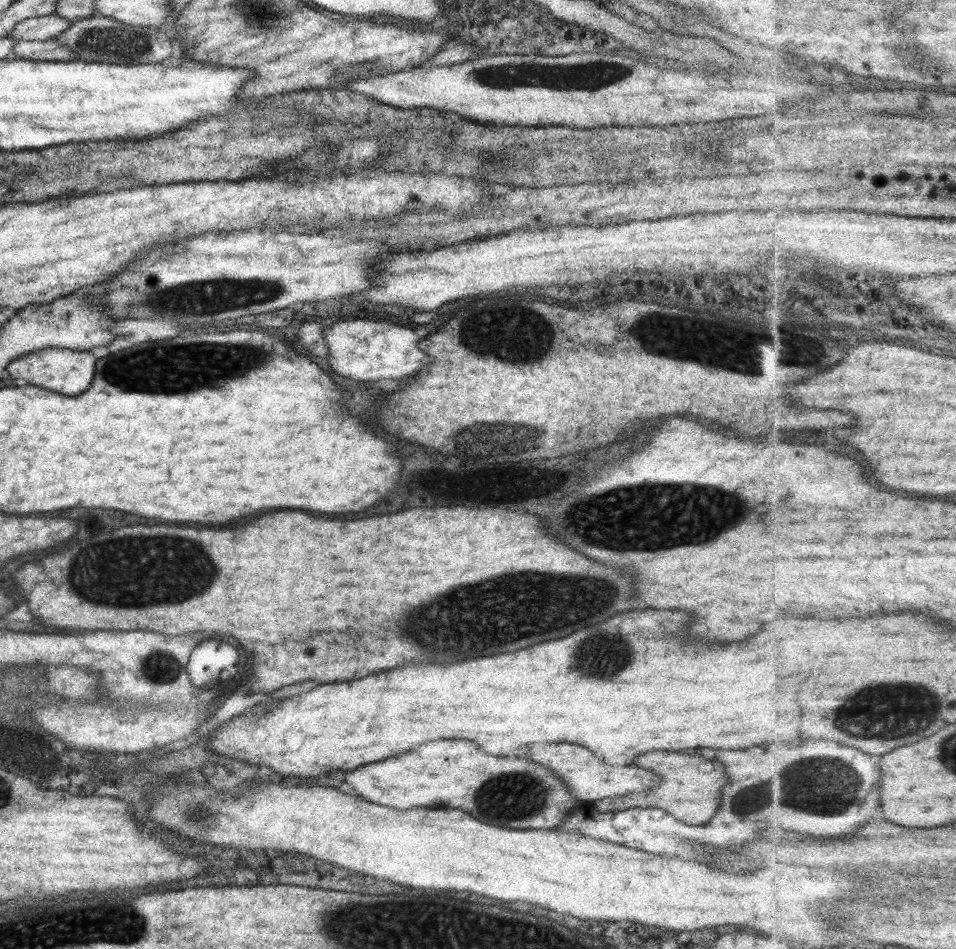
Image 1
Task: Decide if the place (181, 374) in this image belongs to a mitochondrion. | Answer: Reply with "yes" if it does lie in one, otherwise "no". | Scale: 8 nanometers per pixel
yes

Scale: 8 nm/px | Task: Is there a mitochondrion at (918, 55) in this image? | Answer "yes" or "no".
yes

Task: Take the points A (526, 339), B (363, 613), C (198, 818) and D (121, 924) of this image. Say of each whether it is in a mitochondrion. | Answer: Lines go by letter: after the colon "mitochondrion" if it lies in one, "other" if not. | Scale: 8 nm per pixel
A: mitochondrion
B: other
C: mitochondrion
D: mitochondrion

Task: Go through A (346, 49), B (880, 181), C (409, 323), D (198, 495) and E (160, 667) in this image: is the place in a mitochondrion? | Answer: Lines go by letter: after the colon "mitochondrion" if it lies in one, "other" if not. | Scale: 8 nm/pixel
A: other
B: other
C: other
D: other
E: mitochondrion

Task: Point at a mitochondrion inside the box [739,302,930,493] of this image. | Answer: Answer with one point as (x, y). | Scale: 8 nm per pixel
(789, 345)

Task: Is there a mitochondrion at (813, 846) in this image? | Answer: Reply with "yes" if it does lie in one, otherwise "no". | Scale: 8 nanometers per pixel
no

